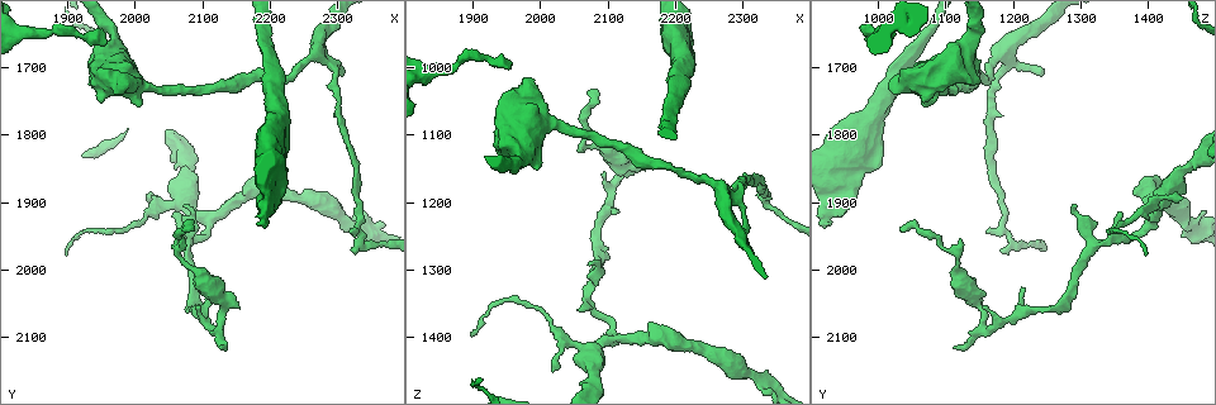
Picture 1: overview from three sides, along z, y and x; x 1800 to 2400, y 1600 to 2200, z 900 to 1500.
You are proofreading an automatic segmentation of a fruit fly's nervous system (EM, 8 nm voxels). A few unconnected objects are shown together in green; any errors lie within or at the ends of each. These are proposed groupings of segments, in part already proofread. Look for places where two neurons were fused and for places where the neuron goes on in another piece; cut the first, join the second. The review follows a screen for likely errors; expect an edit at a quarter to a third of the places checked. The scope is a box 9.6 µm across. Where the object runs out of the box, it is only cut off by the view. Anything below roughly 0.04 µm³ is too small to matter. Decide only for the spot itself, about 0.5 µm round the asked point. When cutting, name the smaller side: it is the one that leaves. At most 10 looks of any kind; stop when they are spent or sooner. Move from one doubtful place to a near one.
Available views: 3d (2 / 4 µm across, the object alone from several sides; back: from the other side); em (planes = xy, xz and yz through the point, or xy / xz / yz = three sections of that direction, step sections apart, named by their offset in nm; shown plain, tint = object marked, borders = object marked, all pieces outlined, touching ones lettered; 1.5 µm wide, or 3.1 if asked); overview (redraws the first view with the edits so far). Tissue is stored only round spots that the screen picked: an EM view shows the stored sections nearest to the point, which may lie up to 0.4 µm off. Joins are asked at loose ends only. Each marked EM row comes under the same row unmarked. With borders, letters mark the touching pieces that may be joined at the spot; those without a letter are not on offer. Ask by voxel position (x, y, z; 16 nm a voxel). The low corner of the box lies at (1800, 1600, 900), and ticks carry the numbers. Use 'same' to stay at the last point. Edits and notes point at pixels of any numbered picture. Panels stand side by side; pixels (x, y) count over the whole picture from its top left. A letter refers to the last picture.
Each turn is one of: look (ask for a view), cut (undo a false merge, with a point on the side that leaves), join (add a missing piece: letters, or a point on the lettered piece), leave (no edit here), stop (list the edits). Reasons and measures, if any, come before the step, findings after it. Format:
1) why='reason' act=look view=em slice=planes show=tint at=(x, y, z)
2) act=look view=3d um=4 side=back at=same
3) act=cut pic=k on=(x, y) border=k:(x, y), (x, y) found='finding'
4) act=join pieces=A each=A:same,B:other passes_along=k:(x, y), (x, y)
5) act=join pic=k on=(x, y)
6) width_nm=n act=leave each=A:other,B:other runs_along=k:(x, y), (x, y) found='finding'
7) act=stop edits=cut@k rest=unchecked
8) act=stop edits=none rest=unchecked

why='an open end' act=look view=3d um=4 at=(2075, 1945, 1035)

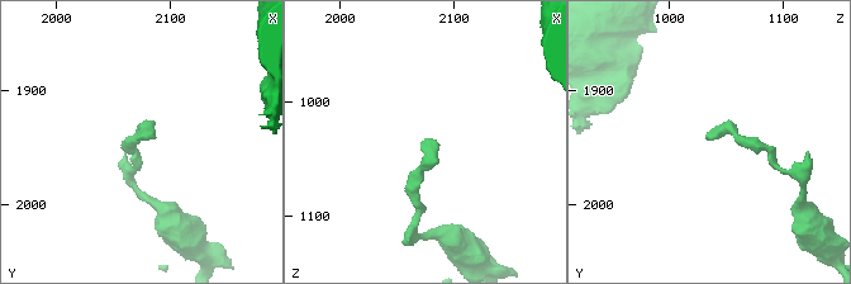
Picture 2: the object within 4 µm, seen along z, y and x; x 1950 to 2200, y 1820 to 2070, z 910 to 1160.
why='shape alone is not enough' act=look view=em slice=yz step=4 show=borders at=(2076, 1942, 1036)

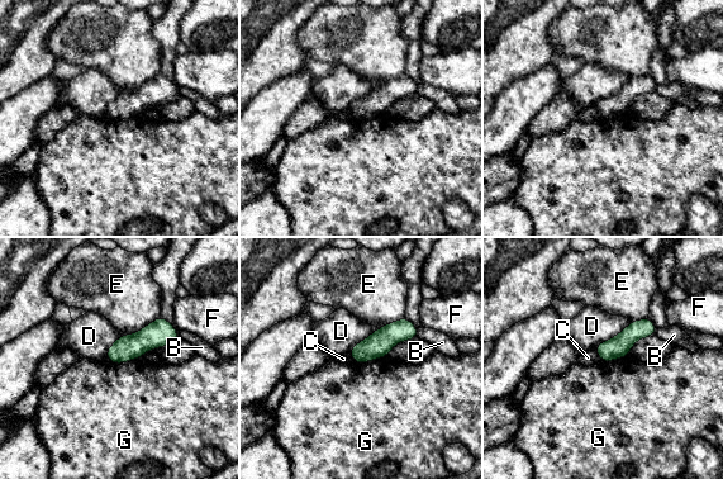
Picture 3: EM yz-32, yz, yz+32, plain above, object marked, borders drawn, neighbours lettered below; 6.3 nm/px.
longest_contact=D:300nm act=leave each=B:other,C:other,D:other,E:other,F:other,G:other border=3:(388, 355), (362, 363), (352, 361) found='none of them fits'

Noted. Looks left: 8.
why='thick turns thin' act=look view=em slice=planes show=borders at=(2200, 1900, 940)

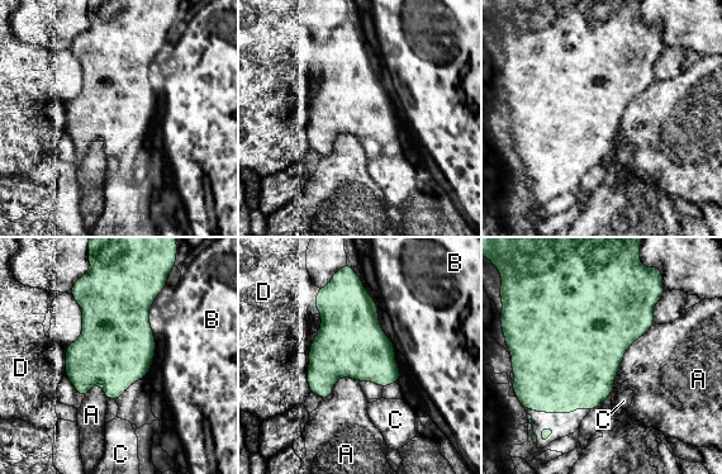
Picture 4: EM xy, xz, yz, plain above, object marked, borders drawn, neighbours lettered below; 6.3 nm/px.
act=leave each=A:other,B:other,C:other,D:other border=4:(307, 364), (307, 385), (310, 392) found='continuous, no second neuron'

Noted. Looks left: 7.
why='free end' act=look view=3d um=2 at=(1960, 1665, 995)

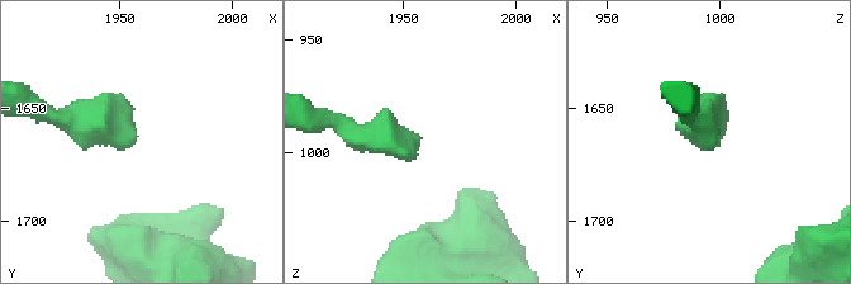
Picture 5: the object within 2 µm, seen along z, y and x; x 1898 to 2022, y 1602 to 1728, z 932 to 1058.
why='shape alone is not enough' act=look view=em slice=planes show=borders at=(1955, 1667, 998)

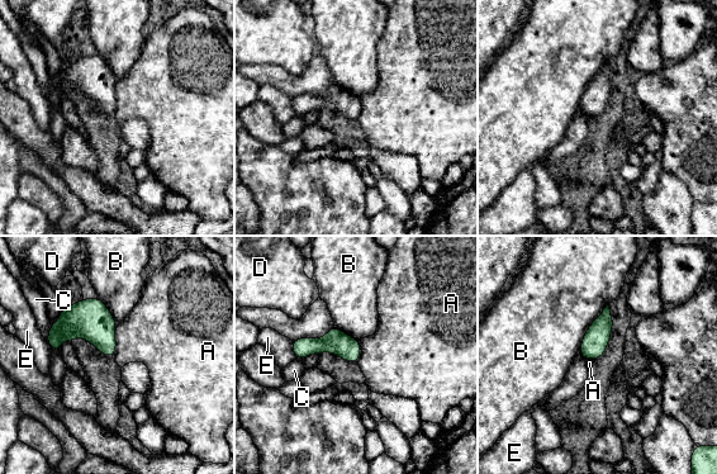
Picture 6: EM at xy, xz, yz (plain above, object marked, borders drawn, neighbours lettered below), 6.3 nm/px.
act=leave each=A:other,B:other,C:other,D:other,E:other runs_along=6:(295, 342), (343, 345), (357, 352) found='no lettered piece goes on from it'

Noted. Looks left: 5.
why='abrupt turn' act=look view=em slice=xy step=4 show=tint at=(2335, 1960, 1195)

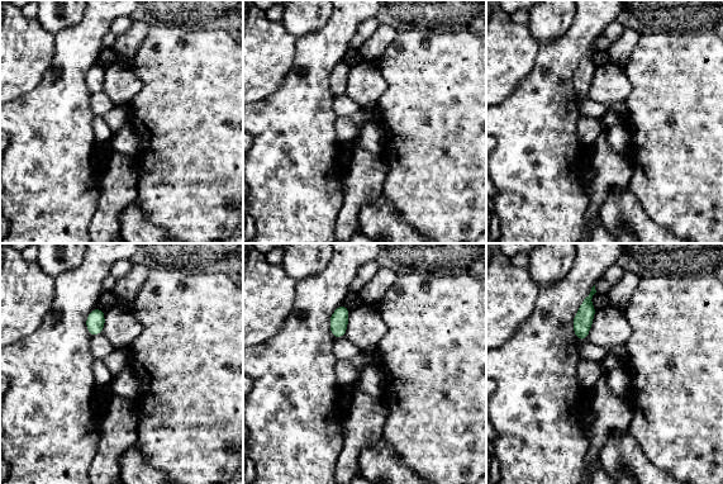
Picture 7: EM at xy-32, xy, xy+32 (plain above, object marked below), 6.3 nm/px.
act=look view=em slice=planes show=tint at=same

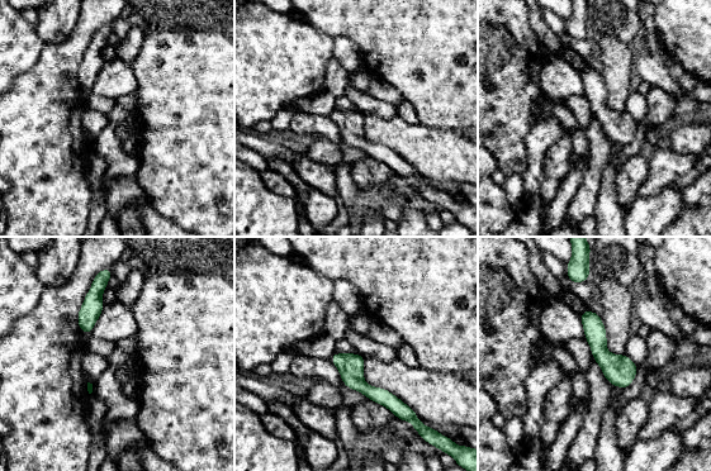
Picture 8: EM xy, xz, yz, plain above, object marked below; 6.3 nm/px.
act=look view=em slice=planes show=borders at=same

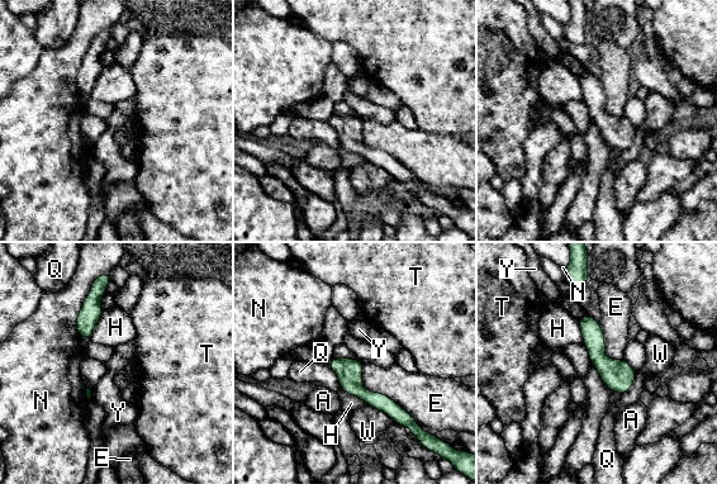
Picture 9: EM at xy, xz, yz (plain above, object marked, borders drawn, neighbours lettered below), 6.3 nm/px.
act=leave each=A:other,E:other,H:other,N:other,Q:other,T:other,W:other,Y:other border=9:(362, 364), (362, 385), (418, 425) found='one neuron here'

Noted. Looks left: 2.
act=stop edits=none rest=unchecked

